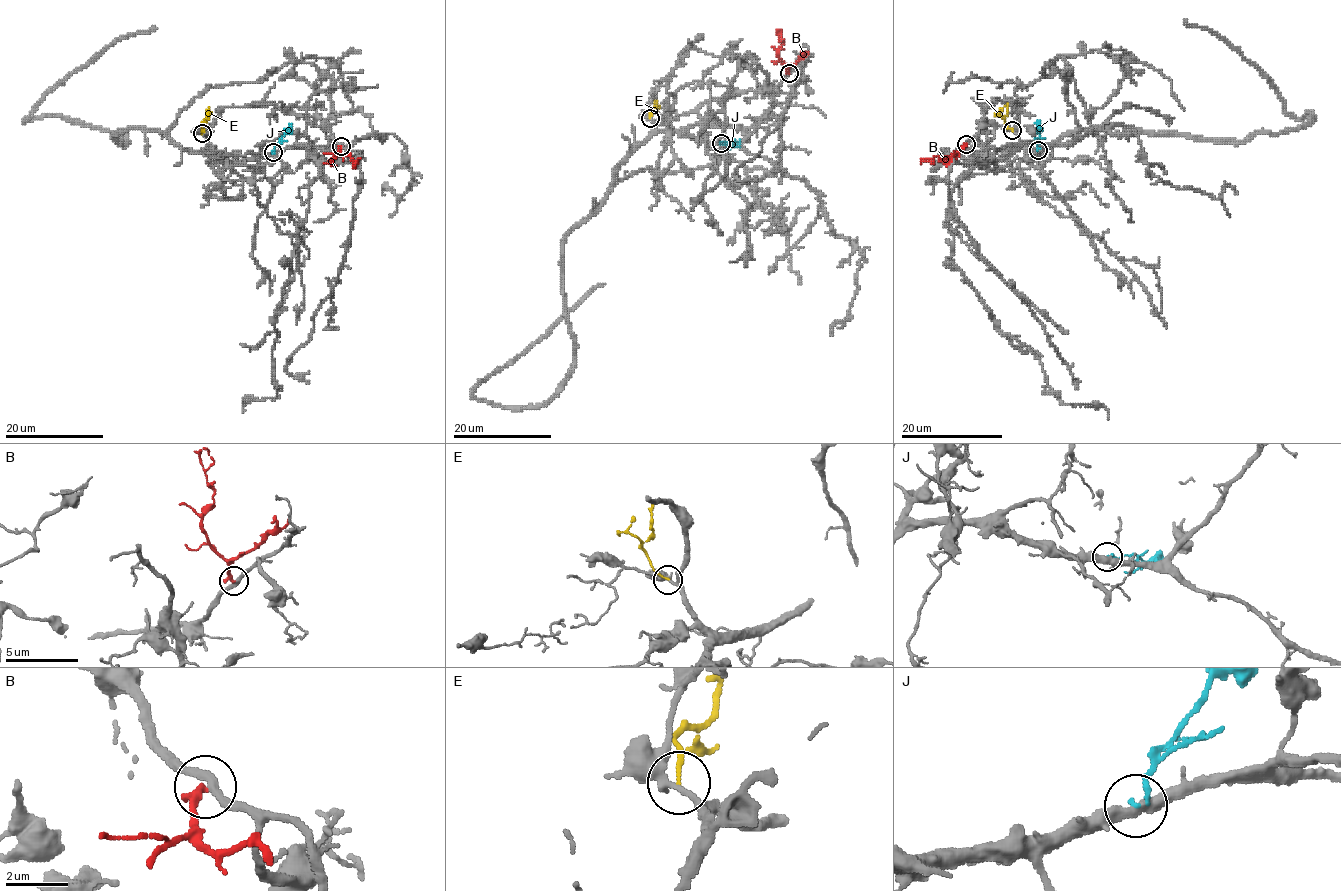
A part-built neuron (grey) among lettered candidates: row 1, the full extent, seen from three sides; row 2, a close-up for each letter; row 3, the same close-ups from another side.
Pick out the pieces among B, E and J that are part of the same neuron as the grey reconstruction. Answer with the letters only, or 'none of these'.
none of these

